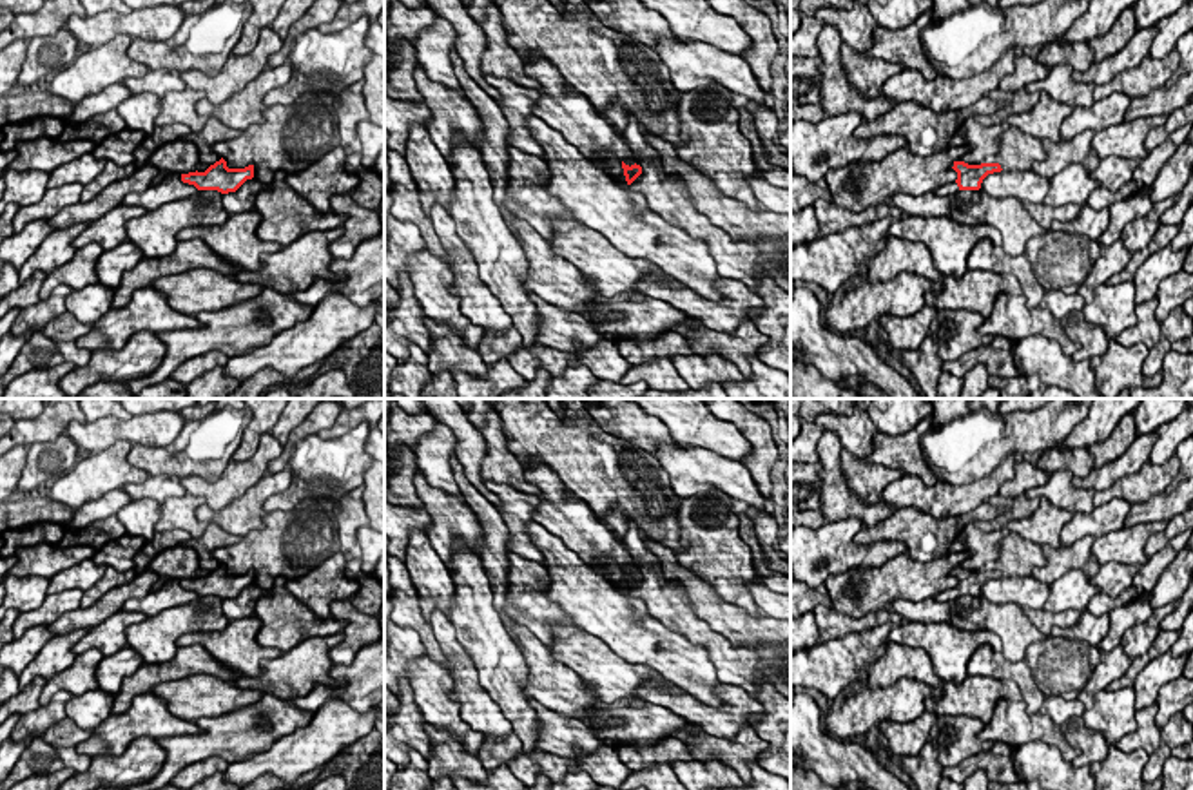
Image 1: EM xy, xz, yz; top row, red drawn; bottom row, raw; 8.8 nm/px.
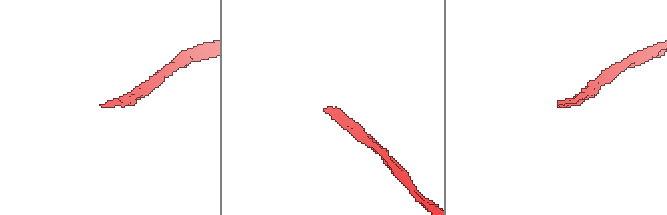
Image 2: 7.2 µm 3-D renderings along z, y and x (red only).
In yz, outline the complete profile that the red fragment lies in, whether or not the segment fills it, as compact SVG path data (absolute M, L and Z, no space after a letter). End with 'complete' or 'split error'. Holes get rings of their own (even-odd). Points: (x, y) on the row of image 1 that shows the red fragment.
M954 161L950 169L957 172L957 179L936 188L937 196L952 196L957 190L979 190L988 174L1003 170L999 163L968 165L965 161Z | split error

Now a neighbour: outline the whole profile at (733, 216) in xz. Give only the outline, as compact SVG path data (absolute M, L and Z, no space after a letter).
M642 129L644 140L656 149L665 174L680 178L694 208L714 226L725 230L734 241L754 245L760 237L789 237L790 214L776 214L761 207L751 210L745 203L725 198L709 178L674 154L674 147Z

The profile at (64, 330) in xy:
M69 312L51 319L42 333L49 337L60 350L63 361L76 366L85 366L91 361L92 352L78 348L76 341L91 332L91 324L83 324L74 319Z

